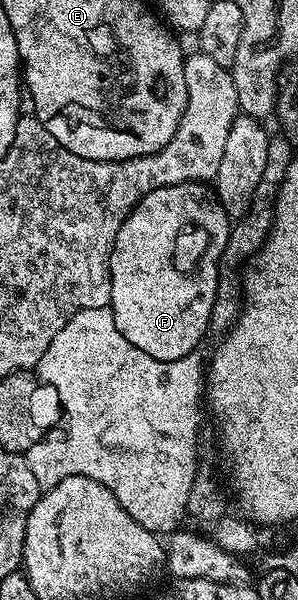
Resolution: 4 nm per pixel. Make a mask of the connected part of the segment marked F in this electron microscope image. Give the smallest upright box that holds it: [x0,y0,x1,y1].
[109,182,231,362]

